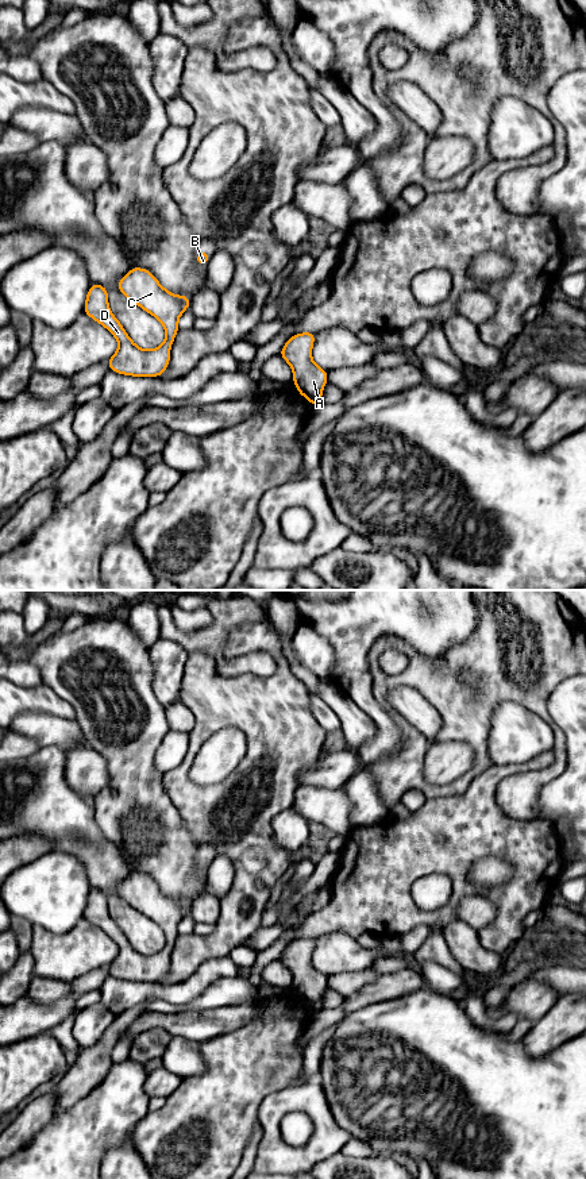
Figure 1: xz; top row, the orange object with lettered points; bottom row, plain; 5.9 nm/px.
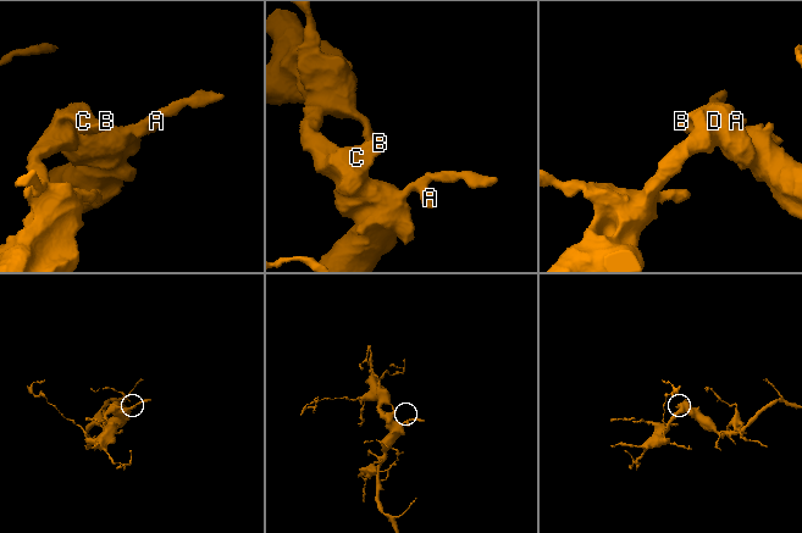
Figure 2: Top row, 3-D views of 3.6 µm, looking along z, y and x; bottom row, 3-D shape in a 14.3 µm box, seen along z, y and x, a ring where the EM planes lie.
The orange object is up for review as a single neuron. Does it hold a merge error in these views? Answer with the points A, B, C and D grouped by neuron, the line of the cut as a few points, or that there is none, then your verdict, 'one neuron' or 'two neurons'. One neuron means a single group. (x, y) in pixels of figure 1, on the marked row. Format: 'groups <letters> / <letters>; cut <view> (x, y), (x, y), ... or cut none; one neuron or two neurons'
groups A B C D; cut none; one neuron

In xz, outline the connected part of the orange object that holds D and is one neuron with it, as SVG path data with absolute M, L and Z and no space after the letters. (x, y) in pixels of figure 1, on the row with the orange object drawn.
M136 266L119 280L117 289L161 321L166 336L157 348L138 347L111 312L107 288L92 284L86 294L84 313L105 327L119 343L119 350L108 359L108 370L132 377L159 377L170 363L170 348L178 332L178 319L184 311L189 309L192 300L185 294L170 293L151 271Z

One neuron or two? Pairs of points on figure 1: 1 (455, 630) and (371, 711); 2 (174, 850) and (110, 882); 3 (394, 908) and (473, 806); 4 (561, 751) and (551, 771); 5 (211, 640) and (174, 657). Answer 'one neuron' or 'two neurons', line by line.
1: one neuron
2: two neurons
3: one neuron
4: one neuron
5: two neurons

